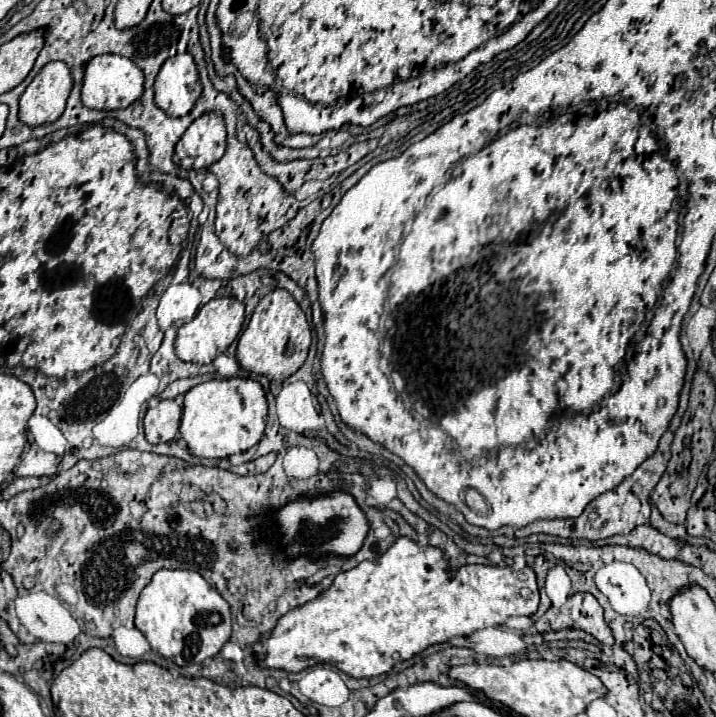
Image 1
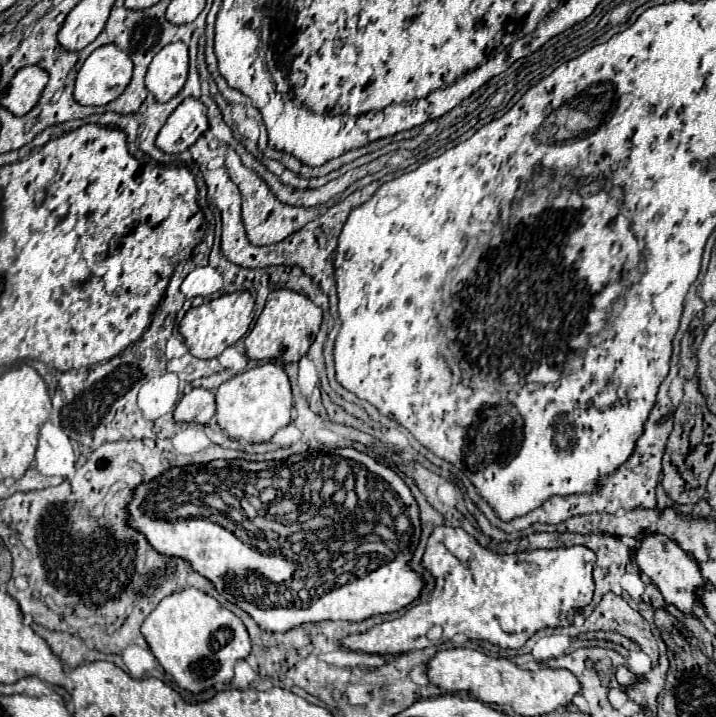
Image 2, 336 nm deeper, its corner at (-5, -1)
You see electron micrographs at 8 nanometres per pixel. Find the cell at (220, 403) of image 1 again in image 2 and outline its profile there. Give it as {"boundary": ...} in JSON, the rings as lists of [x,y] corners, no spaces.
{"boundary":[[[264,363],[248,369],[216,389],[216,423],[232,439],[244,439],[248,443],[266,443],[272,435],[290,423],[292,391],[288,375],[278,363]]]}

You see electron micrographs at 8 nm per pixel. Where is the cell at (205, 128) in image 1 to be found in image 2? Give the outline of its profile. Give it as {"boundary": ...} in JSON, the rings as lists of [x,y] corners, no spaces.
{"boundary":[[[184,99],[168,117],[156,137],[156,147],[164,153],[182,153],[192,147],[208,131],[208,115],[198,99]]]}

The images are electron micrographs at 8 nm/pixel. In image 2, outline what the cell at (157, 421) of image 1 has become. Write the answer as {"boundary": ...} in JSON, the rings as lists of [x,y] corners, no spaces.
{"boundary":[[[190,389],[182,395],[174,409],[176,423],[210,423],[214,415],[214,393],[208,389]]]}

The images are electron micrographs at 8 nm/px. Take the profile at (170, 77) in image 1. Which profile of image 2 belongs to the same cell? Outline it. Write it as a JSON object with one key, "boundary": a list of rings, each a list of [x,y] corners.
{"boundary":[[[178,41],[166,45],[150,63],[146,73],[146,89],[156,97],[156,101],[166,103],[180,89],[188,77],[188,47]]]}

